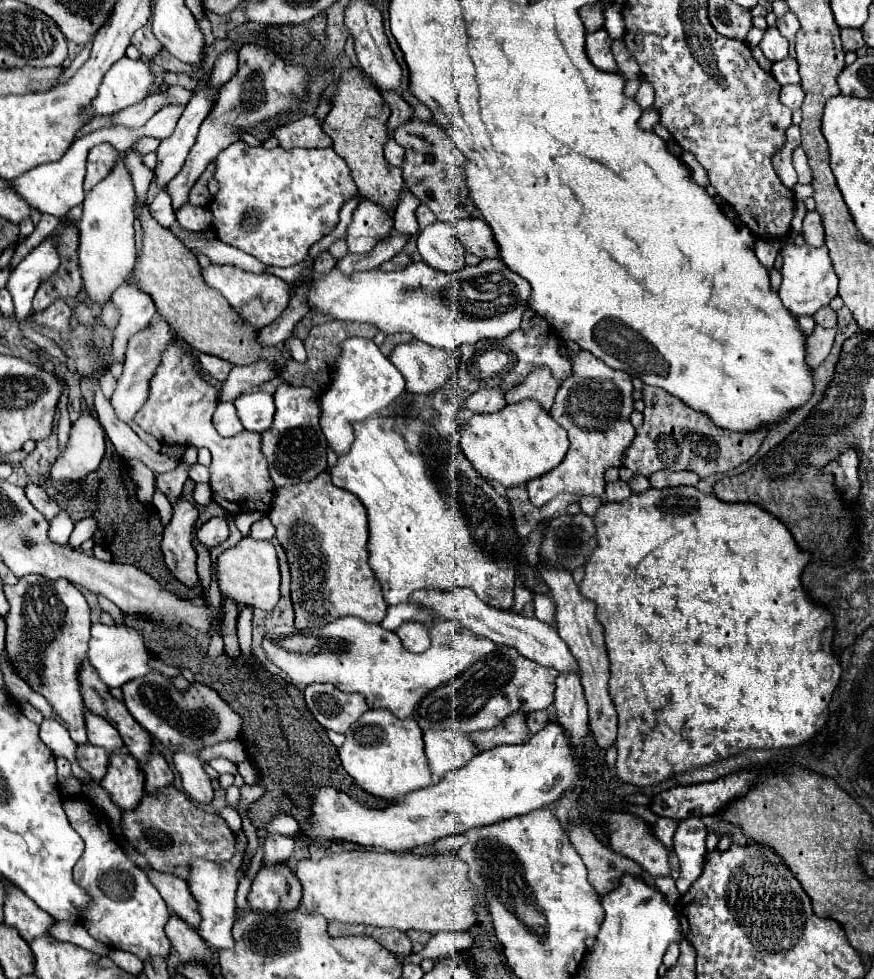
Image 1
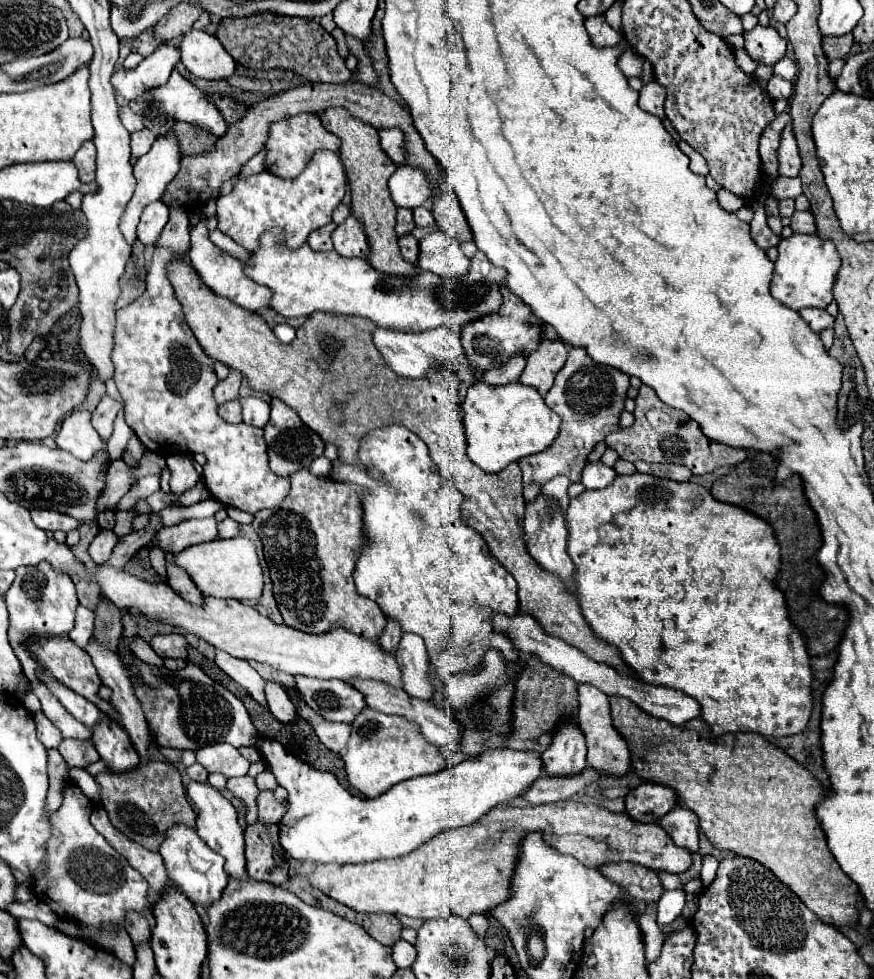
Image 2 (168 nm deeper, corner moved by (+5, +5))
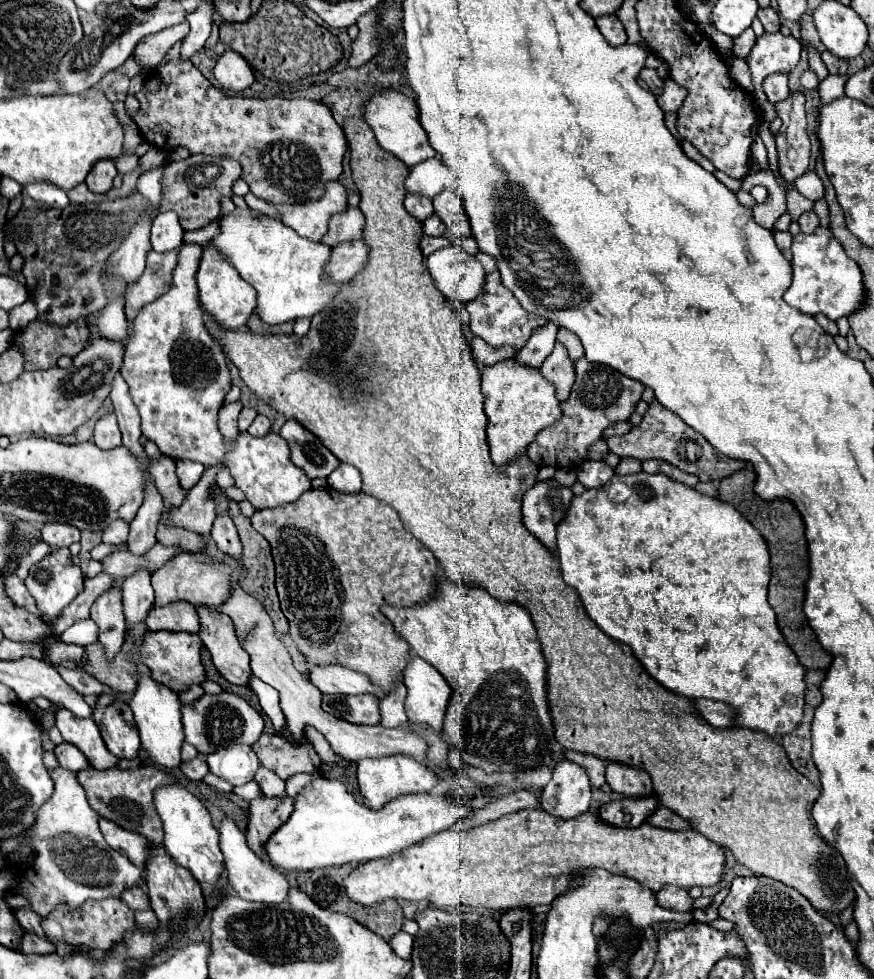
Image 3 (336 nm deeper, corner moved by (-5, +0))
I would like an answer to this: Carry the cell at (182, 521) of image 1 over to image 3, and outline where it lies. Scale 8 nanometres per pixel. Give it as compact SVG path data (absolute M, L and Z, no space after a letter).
M196 606L196 612L200 616L200 632L198 632L198 636L204 642L204 646L210 650L212 662L218 668L218 672L228 682L232 682L232 684L248 684L248 678L252 674L252 670L250 670L250 658L248 658L248 652L238 642L232 618L228 614L224 614L224 612L220 612L214 606Z

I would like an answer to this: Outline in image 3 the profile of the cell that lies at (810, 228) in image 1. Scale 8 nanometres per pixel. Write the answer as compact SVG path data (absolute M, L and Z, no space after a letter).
M806 212L806 214L800 216L798 224L800 224L800 230L802 230L804 234L812 234L812 232L818 228L818 216L816 216L814 212Z

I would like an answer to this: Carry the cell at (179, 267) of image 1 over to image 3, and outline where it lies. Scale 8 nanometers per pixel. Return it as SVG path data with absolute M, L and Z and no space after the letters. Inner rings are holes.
M348 116L344 118L342 130L346 134L346 140L350 144L350 166L352 166L352 178L354 184L360 190L360 210L364 212L366 218L366 226L364 226L364 242L370 246L370 258L366 264L366 270L360 272L360 276L356 276L354 280L348 282L348 288L344 288L344 292L340 292L340 296L336 296L336 300L324 308L324 312L318 312L312 318L312 326L310 332L302 338L290 334L256 334L250 332L248 328L240 328L240 330L228 330L222 328L220 324L214 326L214 320L208 316L206 318L206 326L212 332L212 336L216 338L216 342L220 344L224 356L228 360L232 360L232 364L240 370L242 380L246 382L246 386L266 404L270 404L272 408L276 408L278 412L282 412L286 418L294 418L298 420L304 428L308 428L316 438L320 438L320 442L324 442L334 454L336 458L340 458L340 462L352 464L362 472L362 490L384 500L386 504L390 504L398 514L400 520L404 524L404 528L418 538L428 550L432 550L432 554L436 556L436 560L442 564L444 572L448 578L462 582L462 584L476 584L486 588L494 598L508 602L514 600L518 604L522 604L524 608L530 610L532 614L532 622L534 628L538 632L538 640L542 644L542 654L546 658L546 690L548 690L548 710L550 710L550 718L552 718L552 726L554 726L554 738L558 744L562 744L568 750L578 750L578 752L586 752L586 754L594 754L602 760L614 760L614 762L624 762L628 766L636 766L642 768L650 774L652 778L652 786L654 792L660 798L660 804L664 804L666 808L670 808L672 812L676 812L678 816L686 818L692 822L692 828L698 830L702 836L706 836L708 840L726 846L734 858L738 860L738 864L746 866L748 870L752 870L754 874L762 874L768 876L772 880L784 882L786 886L796 888L806 900L810 900L810 904L818 910L818 912L832 912L832 914L840 914L842 910L846 910L848 906L854 904L856 894L854 888L850 886L848 880L848 870L846 864L840 856L840 852L836 848L832 848L832 874L830 874L830 844L820 836L816 822L812 818L812 806L820 796L818 786L814 786L808 778L804 778L800 772L796 772L796 768L790 764L784 748L780 744L776 744L768 734L764 732L754 732L754 730L744 730L744 732L736 732L734 728L712 728L708 726L708 722L704 722L692 708L692 700L672 694L668 692L662 684L658 684L656 680L652 680L652 676L648 676L648 672L642 668L642 664L636 660L636 656L632 654L632 650L606 636L586 614L580 596L574 592L574 588L570 588L560 574L560 564L558 564L558 556L554 556L552 552L548 552L548 548L544 548L540 544L540 540L536 540L536 536L522 524L522 498L524 494L536 484L536 476L538 470L536 464L532 464L528 460L528 456L520 456L518 460L514 460L514 464L510 464L504 470L498 470L492 466L490 460L490 452L488 452L488 444L486 444L486 414L482 410L482 392L480 392L480 370L476 368L476 362L472 360L472 354L468 352L468 340L462 334L462 322L458 318L458 314L454 312L454 308L450 306L448 298L434 286L434 280L426 268L424 256L418 248L418 242L422 238L422 224L416 222L416 218L412 218L406 210L404 210L404 178L408 176L408 166L404 162L400 162L396 156L392 156L390 152L386 152L372 128L364 122L364 118L356 118L356 116ZM388 362L388 392L386 392L386 384L384 384L384 364Z

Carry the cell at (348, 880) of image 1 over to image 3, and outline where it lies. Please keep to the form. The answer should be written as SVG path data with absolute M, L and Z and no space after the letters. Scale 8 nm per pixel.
M534 808L534 810L520 810L508 816L502 816L498 820L486 822L482 826L470 828L466 832L462 830L448 830L448 832L440 832L436 836L430 836L430 840L426 840L424 844L416 844L416 848L408 848L408 852L402 852L400 856L388 858L388 860L372 860L368 864L360 864L358 868L354 868L346 878L344 878L344 886L346 886L346 894L350 900L362 904L362 906L372 906L372 904L380 904L384 900L408 900L408 902L426 902L432 904L434 908L440 910L448 910L452 906L470 906L470 908L490 908L490 910L514 910L514 908L534 908L534 906L548 906L560 892L568 890L570 884L570 874L574 870L582 870L582 868L604 868L612 874L620 874L620 876L628 876L634 878L636 882L644 884L650 890L660 890L666 884L678 886L678 888L692 888L692 886L714 886L720 882L722 876L722 868L724 868L724 850L710 842L708 838L704 838L700 832L696 830L684 830L684 832L672 832L672 830L664 830L664 828L656 828L652 824L642 824L638 828L616 828L608 822L604 822L600 816L592 814L592 812L582 812L576 818L560 818L554 814L548 814L546 810Z

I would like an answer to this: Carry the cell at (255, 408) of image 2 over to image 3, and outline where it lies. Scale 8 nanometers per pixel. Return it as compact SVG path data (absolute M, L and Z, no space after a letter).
M258 414L258 416L256 416L256 420L252 422L252 426L248 428L248 432L250 432L252 436L266 436L266 434L270 432L270 426L272 426L270 418L268 418L268 416Z

